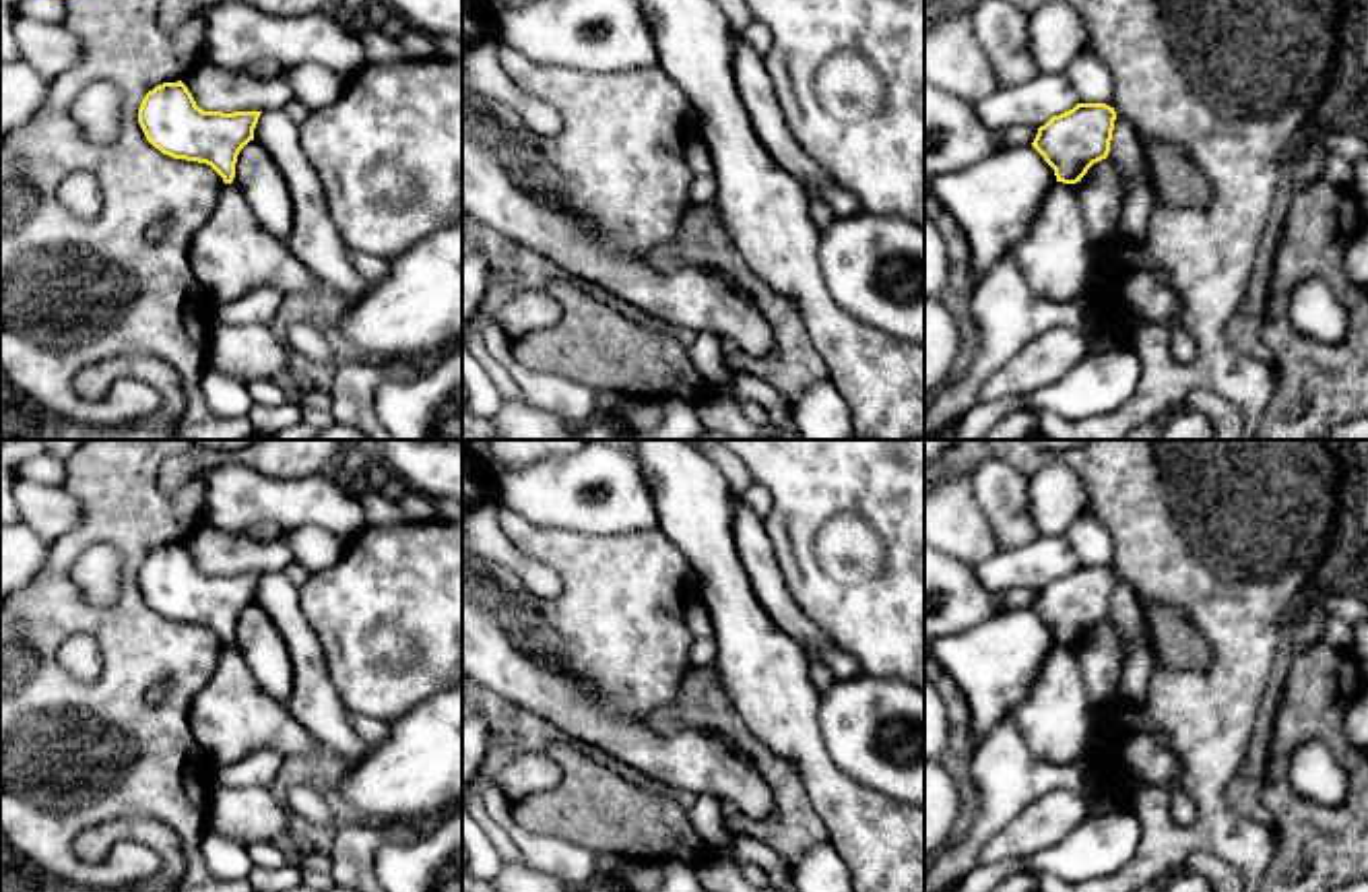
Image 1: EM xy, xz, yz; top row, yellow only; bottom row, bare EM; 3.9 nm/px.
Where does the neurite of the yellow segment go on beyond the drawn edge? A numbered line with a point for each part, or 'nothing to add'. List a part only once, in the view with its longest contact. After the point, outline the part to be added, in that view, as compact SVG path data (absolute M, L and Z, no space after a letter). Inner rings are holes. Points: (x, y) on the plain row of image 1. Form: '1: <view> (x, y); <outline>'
nothing to add

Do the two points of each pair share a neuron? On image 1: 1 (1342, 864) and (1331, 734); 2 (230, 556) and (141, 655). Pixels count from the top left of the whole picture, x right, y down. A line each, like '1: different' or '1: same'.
1: same
2: different

